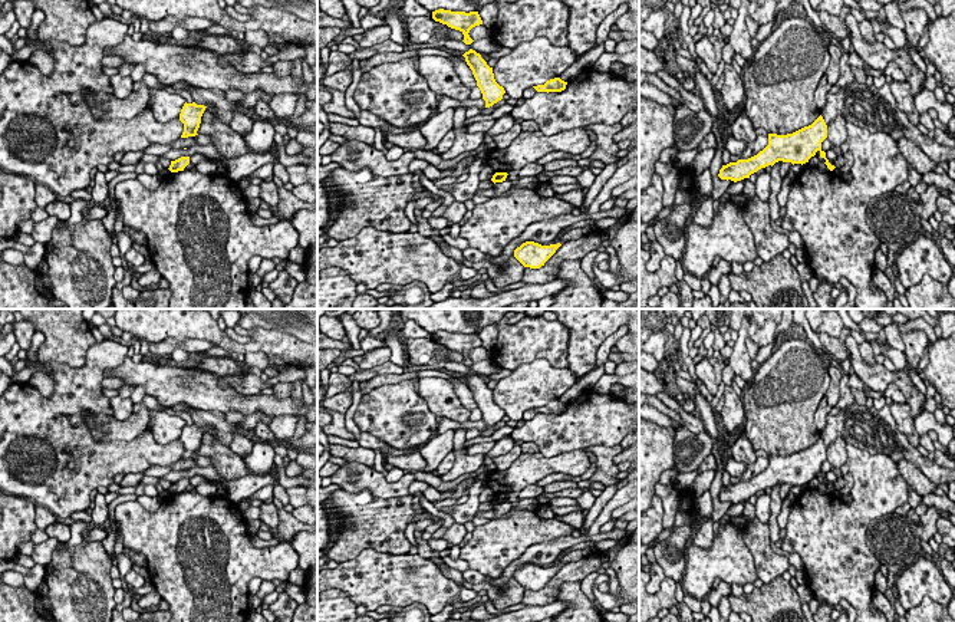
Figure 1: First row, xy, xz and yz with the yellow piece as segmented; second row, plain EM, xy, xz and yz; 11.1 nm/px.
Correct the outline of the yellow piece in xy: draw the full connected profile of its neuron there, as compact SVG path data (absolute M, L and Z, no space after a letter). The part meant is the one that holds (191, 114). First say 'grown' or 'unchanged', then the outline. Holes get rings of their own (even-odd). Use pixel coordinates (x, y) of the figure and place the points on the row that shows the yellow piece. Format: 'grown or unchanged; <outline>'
unchanged; M195 102L184 103L181 113L180 113L180 121L184 124L184 132L182 132L181 138L198 135L197 131L200 128L201 116L202 116L205 108L207 106L197 105Z

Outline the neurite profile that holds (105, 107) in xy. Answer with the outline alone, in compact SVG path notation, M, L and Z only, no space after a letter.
M141 80L141 88L134 90L128 98L116 98L106 92L89 92L85 95L93 118L102 121L132 119L136 113L149 106L151 90Z

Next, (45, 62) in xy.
M34 50L27 62L36 65L40 72L46 76L50 76L55 68L55 60L50 55L47 55L45 50Z

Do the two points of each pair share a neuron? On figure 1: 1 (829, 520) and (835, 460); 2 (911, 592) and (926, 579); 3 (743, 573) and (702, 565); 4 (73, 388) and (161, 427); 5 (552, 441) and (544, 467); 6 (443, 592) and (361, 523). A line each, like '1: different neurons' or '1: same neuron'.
1: different neurons
2: same neuron
3: same neuron
4: different neurons
5: different neurons
6: different neurons

